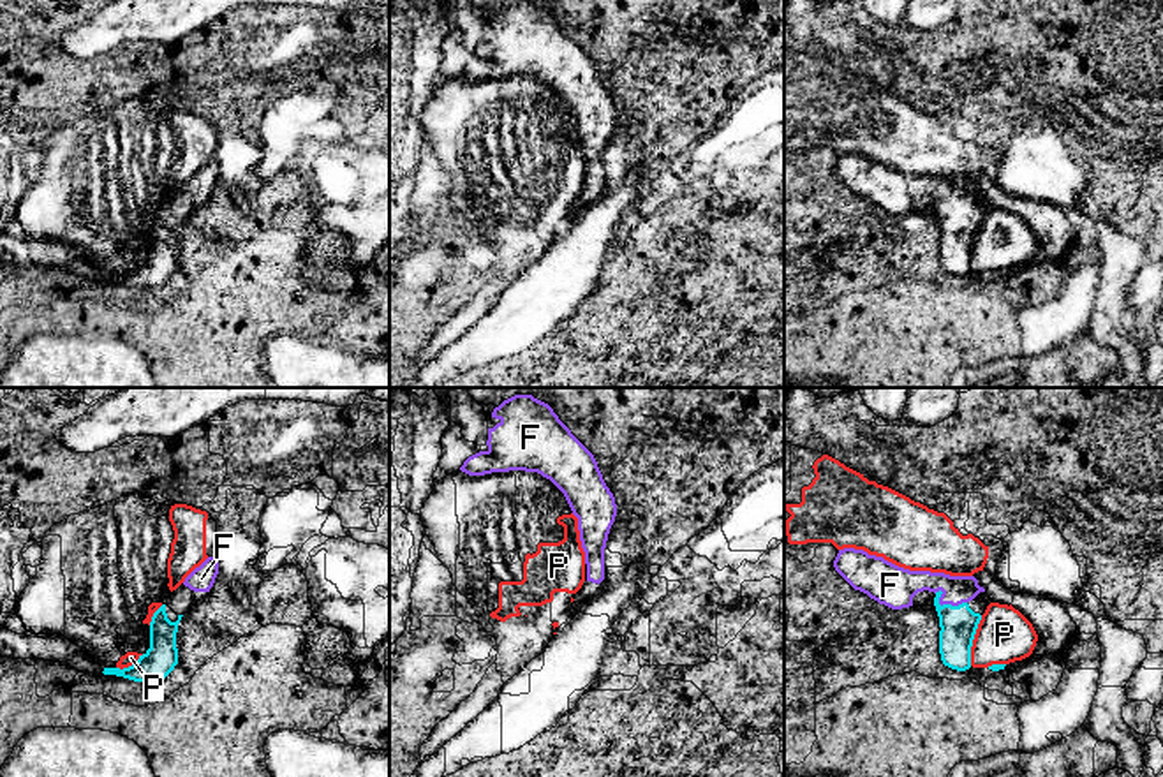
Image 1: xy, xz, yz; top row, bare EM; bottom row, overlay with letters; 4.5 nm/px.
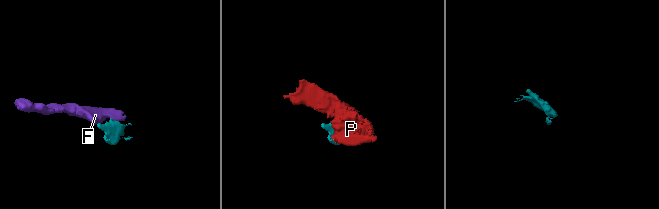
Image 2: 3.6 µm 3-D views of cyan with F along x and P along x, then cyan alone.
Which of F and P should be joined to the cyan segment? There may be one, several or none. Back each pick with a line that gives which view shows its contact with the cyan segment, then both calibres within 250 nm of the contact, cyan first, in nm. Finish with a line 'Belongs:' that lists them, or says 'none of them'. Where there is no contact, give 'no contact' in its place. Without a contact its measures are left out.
F: meets cyan in yz; 170 nm thick on the cyan side, 190 nm on the other
Belongs: F

